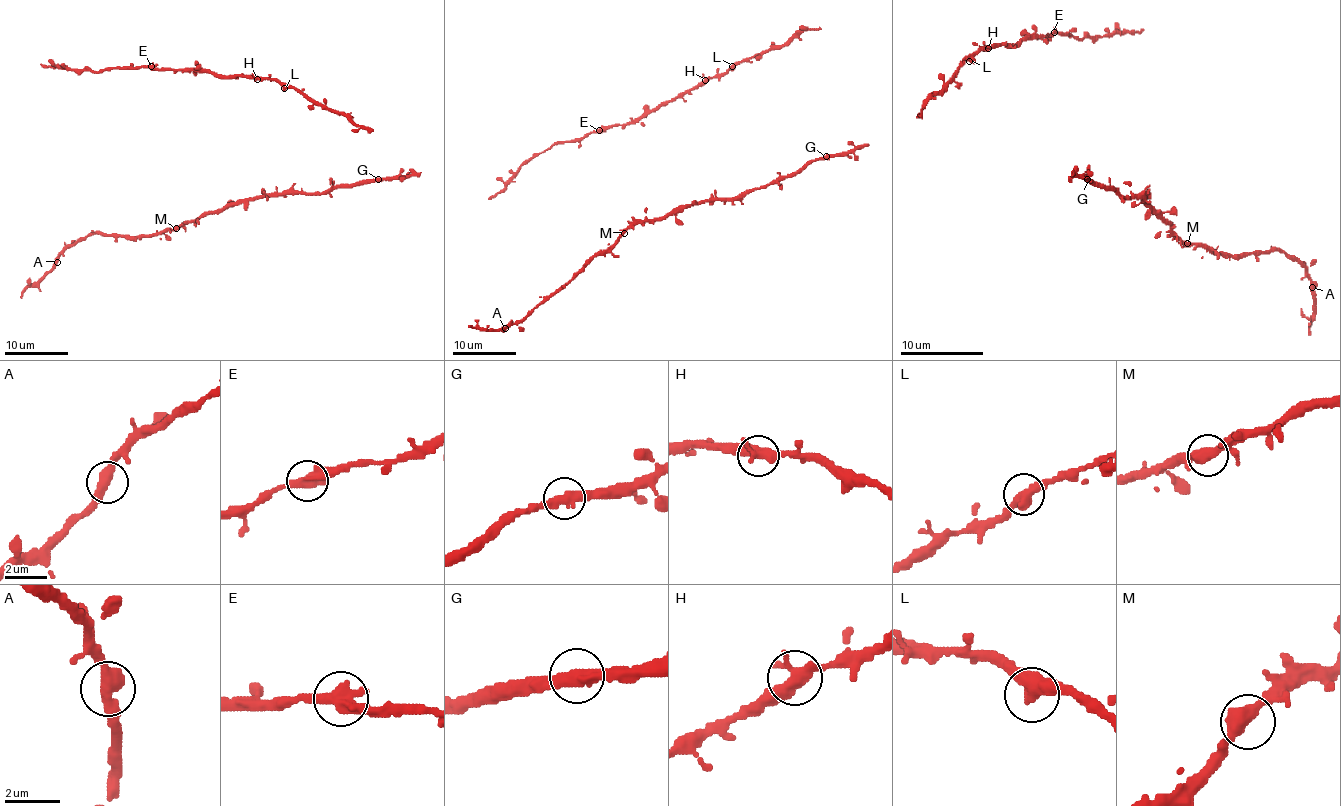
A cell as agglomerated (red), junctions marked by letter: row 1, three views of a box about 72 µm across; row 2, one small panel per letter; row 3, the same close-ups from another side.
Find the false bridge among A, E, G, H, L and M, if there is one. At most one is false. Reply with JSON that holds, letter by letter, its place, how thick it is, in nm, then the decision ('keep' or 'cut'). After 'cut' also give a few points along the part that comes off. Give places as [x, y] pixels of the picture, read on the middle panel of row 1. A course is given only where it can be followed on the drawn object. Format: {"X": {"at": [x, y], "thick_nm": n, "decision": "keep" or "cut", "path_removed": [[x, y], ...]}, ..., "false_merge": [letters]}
{"A": {"at": [505, 328], "thick_nm": 440, "decision": "keep"}, "E": {"at": [599, 130], "thick_nm": 480, "decision": "keep"}, "G": {"at": [826, 156], "thick_nm": 440, "decision": "keep"}, "H": {"at": [705, 80], "thick_nm": 440, "decision": "keep"}, "L": {"at": [732, 66], "thick_nm": 480, "decision": "keep"}, "M": {"at": [624, 233], "thick_nm": 440, "decision": "keep"}, "false_merge": []}

